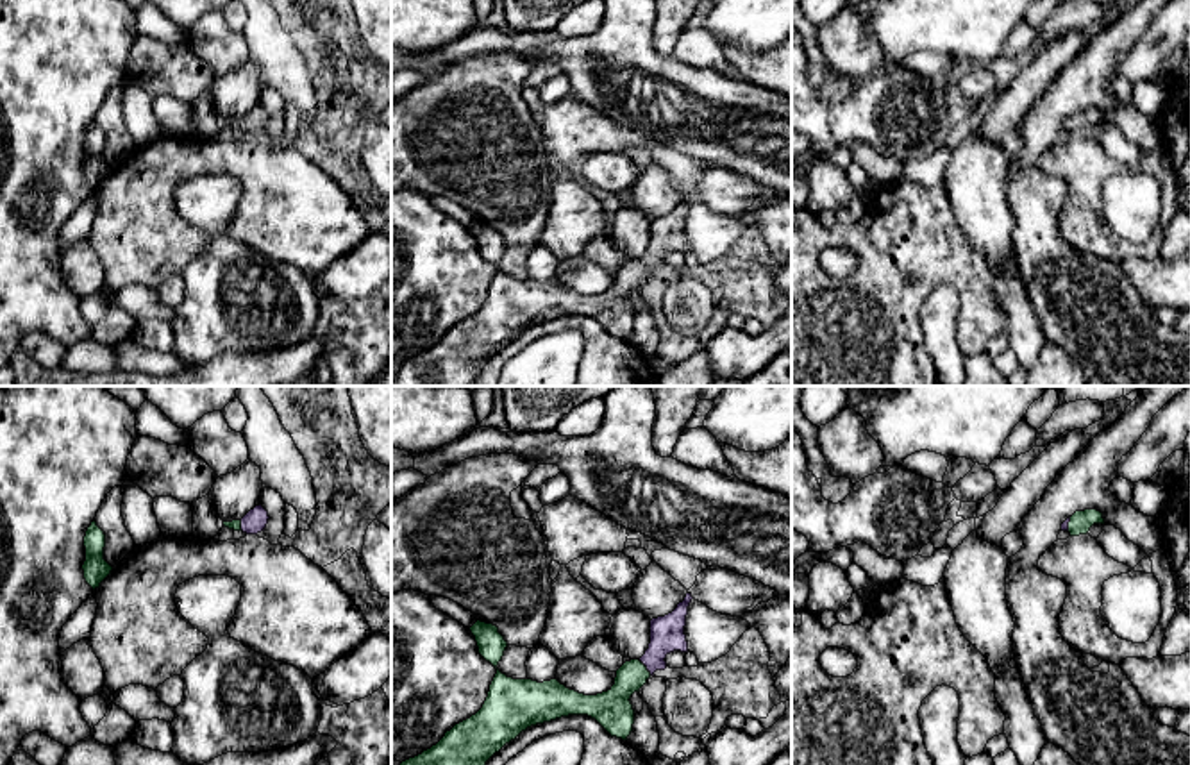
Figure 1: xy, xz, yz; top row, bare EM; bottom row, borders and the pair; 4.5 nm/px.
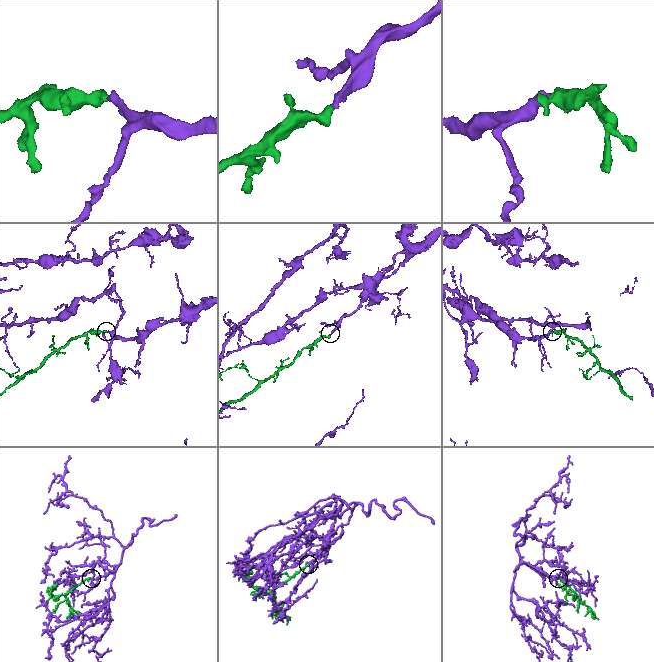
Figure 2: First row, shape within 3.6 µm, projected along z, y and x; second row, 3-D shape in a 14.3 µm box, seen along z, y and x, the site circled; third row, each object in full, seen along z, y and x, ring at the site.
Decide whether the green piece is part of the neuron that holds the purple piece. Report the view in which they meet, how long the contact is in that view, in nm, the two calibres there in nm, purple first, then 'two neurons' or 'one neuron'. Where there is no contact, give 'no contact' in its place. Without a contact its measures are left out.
contact in xz; length 90 nm; calibres 160 and 170 nm; one neuron

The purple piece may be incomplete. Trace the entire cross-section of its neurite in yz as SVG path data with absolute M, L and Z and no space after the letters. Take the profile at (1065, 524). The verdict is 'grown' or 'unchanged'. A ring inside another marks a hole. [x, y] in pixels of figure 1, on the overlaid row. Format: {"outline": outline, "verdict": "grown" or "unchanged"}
{"outline": "M1097 509L1076 511L1061 524L1061 531L1068 531L1070 536L1086 534L1094 524L1104 524L1102 513Z", "verdict": "grown"}

